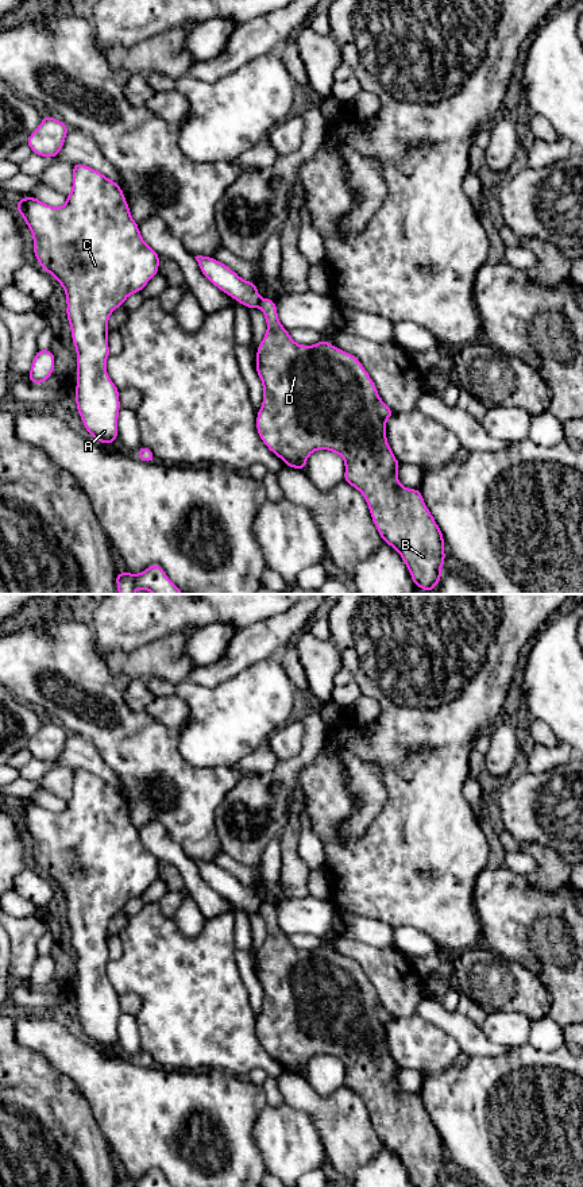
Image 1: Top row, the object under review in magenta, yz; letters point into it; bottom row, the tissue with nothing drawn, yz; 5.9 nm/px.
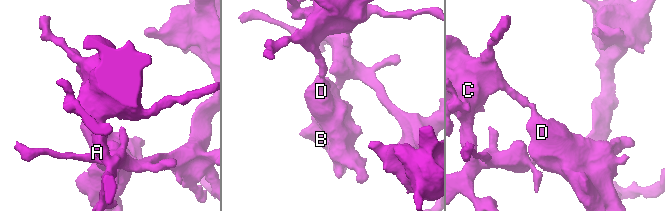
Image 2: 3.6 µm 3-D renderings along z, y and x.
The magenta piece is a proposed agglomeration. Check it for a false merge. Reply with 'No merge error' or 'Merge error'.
Merge error

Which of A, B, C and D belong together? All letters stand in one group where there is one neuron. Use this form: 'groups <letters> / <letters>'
groups A C / B D

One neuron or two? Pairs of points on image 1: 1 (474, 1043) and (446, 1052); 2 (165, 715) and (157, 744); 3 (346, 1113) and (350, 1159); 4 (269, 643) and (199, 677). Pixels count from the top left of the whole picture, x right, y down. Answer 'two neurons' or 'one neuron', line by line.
1: two neurons
2: two neurons
3: one neuron
4: one neuron

